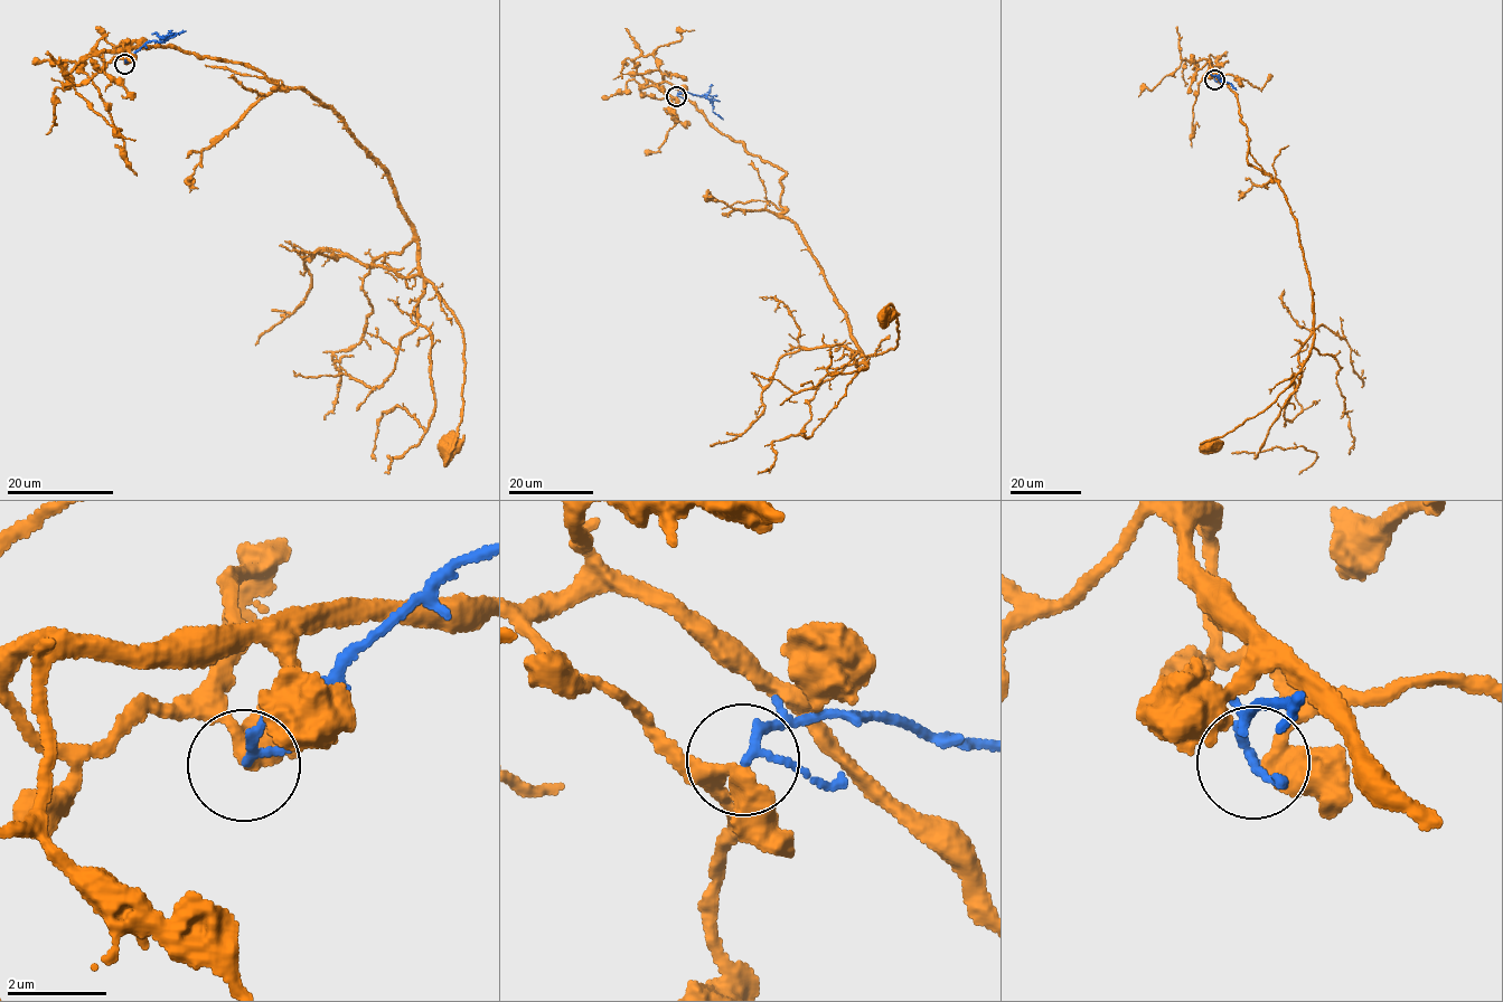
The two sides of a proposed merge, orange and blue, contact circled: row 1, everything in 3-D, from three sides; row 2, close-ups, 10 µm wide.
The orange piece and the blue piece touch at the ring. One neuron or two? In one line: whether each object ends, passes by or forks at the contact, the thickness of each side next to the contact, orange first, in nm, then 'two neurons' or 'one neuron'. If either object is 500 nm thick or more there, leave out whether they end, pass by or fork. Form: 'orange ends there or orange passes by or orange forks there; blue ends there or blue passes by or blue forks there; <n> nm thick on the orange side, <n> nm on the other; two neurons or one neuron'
orange passes by; blue passes by; 360 nm thick on the orange side, 130 nm on the other; two neurons

